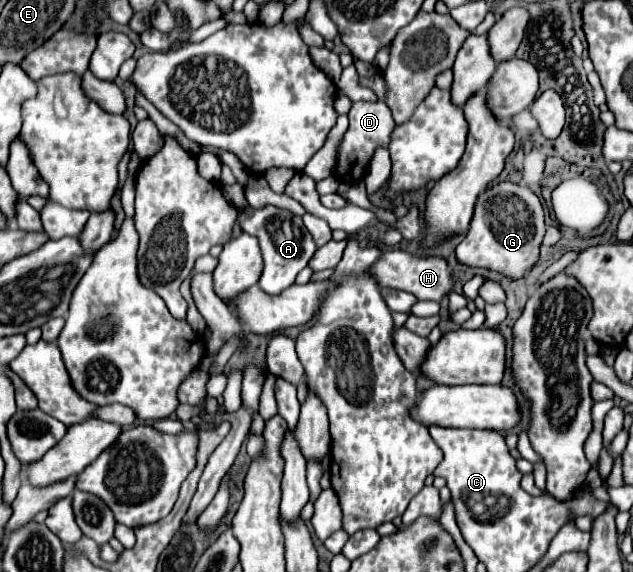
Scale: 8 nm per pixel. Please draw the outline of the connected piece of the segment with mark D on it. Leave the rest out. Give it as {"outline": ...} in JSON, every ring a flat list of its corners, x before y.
{"outline":[[357,101,357,103,353,103,353,107,349,111,349,129,343,137,341,147,339,147,339,159,341,161,335,169,335,177,343,183,353,183,353,181,361,179,365,169,367,169,367,163,373,157,373,151,379,145,383,145,383,147,389,145,389,135,391,135,393,127,395,127,395,123,393,123,391,111,383,101]]}

